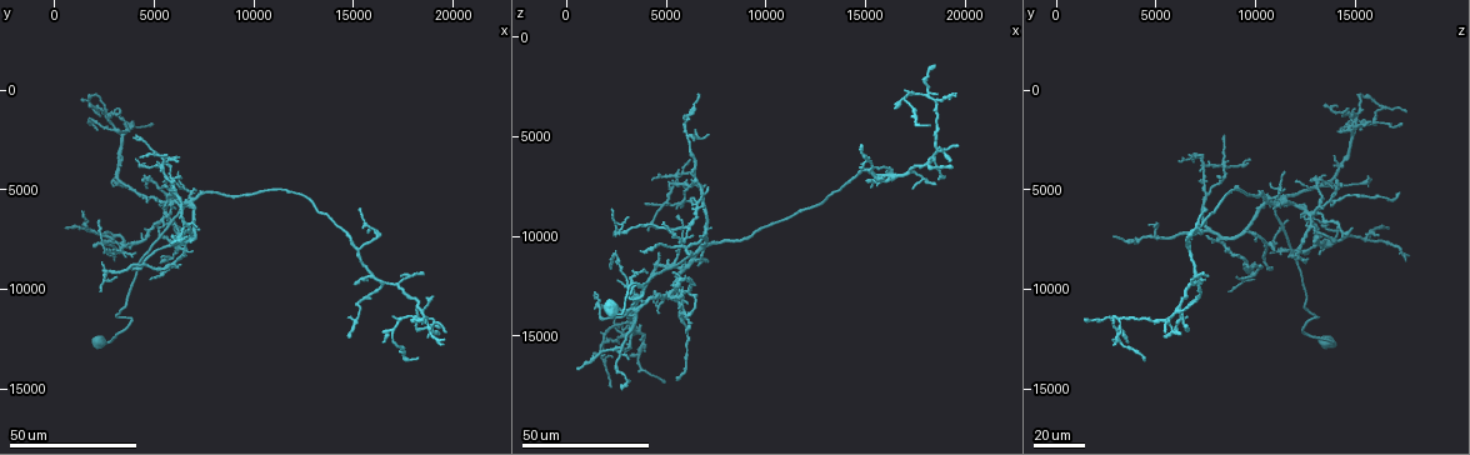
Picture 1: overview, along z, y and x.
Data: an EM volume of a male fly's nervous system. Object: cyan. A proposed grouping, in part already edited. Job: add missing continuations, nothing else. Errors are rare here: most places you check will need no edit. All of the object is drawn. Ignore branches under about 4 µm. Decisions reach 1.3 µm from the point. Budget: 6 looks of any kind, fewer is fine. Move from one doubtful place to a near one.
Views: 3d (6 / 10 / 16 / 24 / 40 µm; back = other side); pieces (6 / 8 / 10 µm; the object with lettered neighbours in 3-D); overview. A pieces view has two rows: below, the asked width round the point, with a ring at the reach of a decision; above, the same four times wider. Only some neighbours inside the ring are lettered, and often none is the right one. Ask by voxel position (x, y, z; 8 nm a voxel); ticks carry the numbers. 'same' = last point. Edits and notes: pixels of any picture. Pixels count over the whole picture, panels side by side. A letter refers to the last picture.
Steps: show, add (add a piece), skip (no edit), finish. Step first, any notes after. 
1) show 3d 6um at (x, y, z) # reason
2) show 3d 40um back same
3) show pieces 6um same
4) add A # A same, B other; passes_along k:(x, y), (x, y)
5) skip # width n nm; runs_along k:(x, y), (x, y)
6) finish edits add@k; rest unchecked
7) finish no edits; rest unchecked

show 3d 24um at (19700, 12100, 5400) # branch stops here

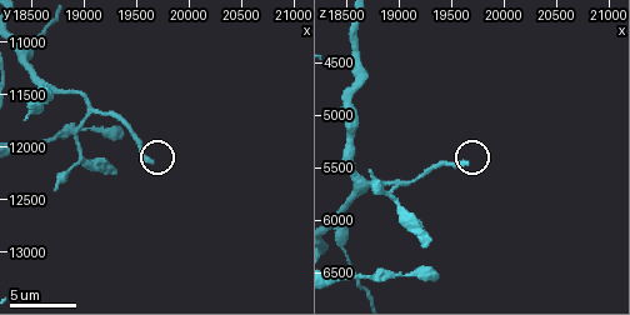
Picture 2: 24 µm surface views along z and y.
show pieces 10um at (19620, 12140, 5480)

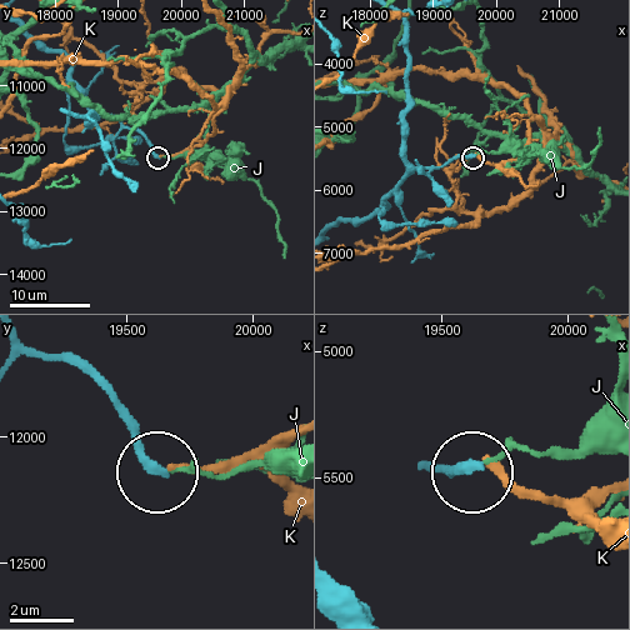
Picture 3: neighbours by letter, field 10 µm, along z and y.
skip # J other, K other; runs_along 3:(20, 341), (76, 366), (109, 399), (155, 469); none of them fits

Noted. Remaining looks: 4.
show 3d 24um at (18500, 9200, 7500) # branch stops here

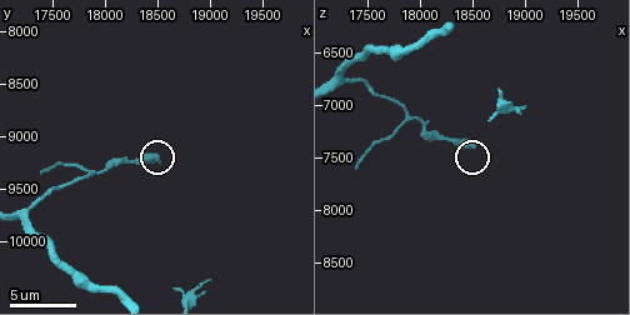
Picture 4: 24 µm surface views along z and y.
show pieces 6um at (18500, 9220, 7360) # what lies round it

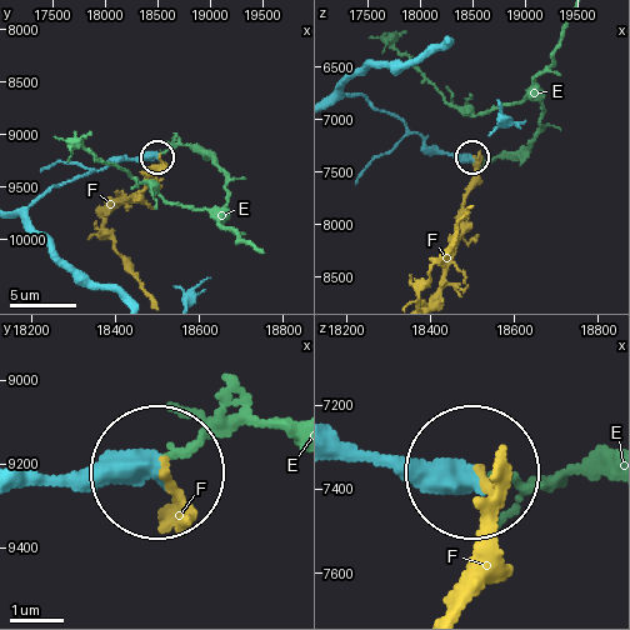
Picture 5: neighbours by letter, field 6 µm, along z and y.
skip # E other, F other; none of them fits

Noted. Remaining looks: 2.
show 3d 40um at (5100, 5500, 11100) # free end

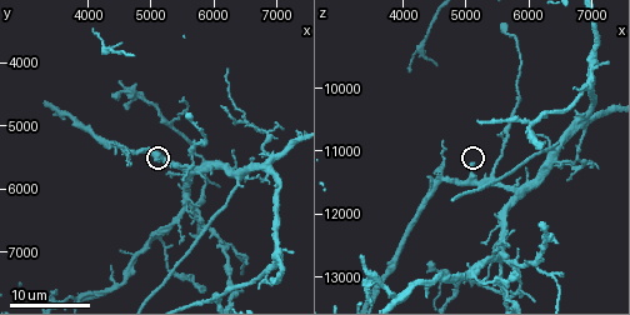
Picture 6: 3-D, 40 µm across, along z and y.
show pieces 10um at (5100, 5550, 11250) # see the neighbours

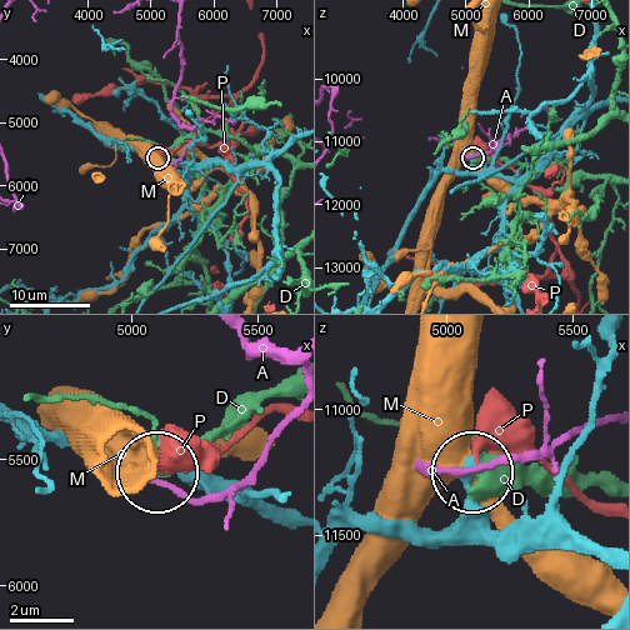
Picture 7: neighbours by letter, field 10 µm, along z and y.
skip # A other, D other, M other, P other; runs_along 7:(608, 558), (511, 548), (489, 526), (470, 473); no lettered piece goes on from it

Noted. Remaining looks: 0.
finish no edits; rest unchecked

